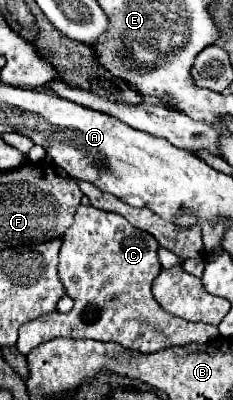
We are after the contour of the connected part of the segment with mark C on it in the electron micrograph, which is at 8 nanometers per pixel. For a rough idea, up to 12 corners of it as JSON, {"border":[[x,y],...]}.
{"border":[[82,204],[58,278],[74,300],[22,324],[22,354],[58,336],[142,354],[206,344],[162,310],[158,242]]}

